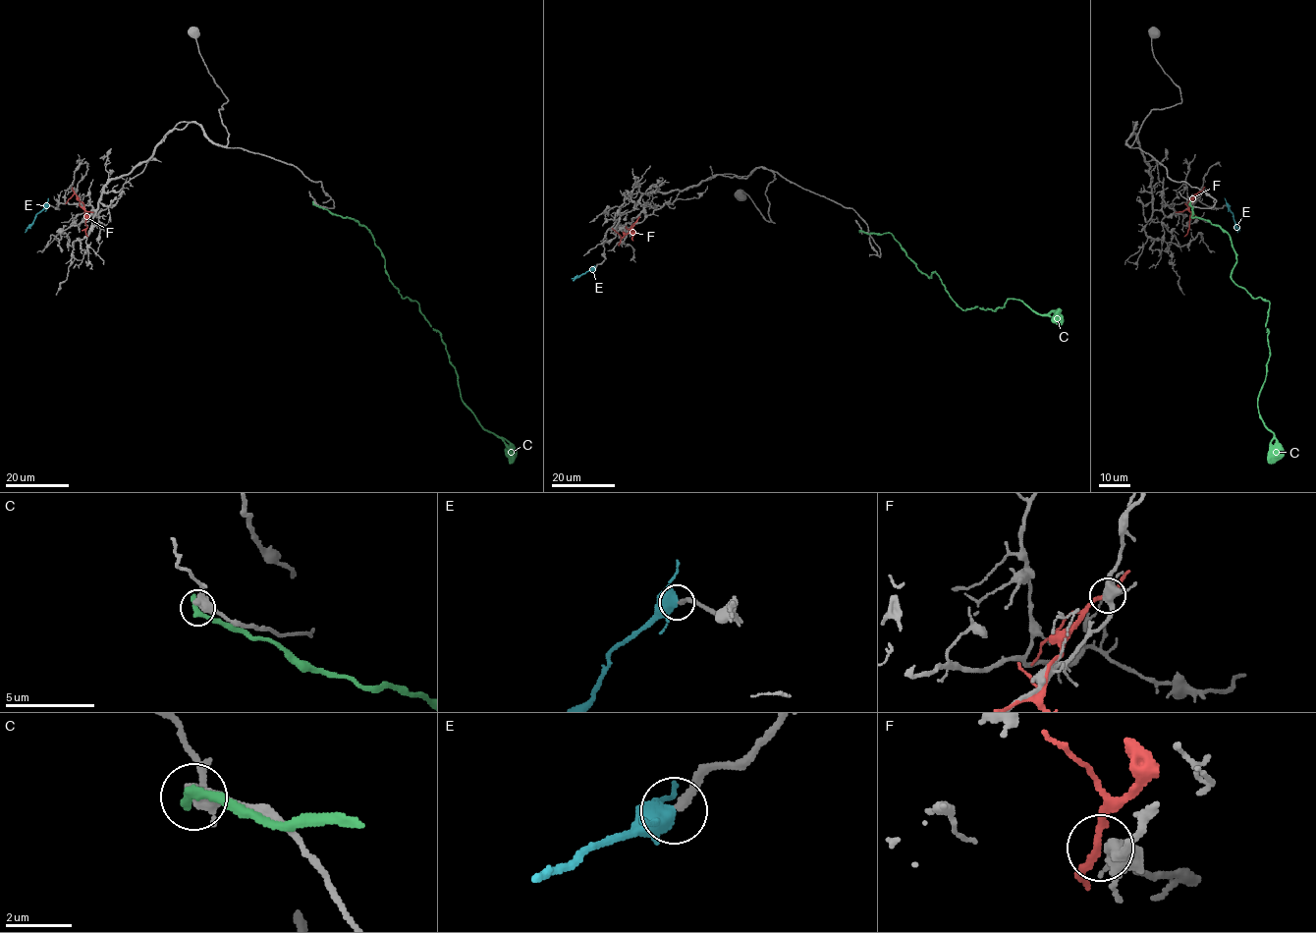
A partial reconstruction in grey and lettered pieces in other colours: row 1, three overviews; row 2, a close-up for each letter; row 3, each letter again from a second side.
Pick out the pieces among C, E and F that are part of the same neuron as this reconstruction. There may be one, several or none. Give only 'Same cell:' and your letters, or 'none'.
Same cell: E

